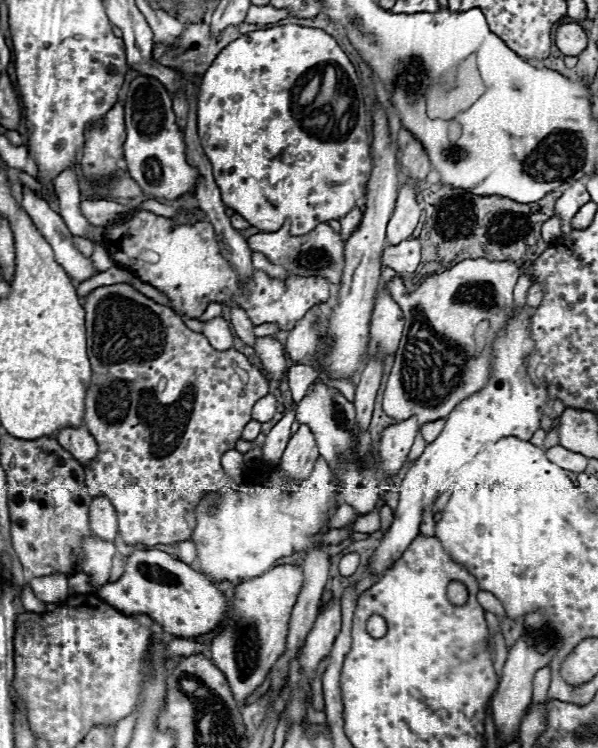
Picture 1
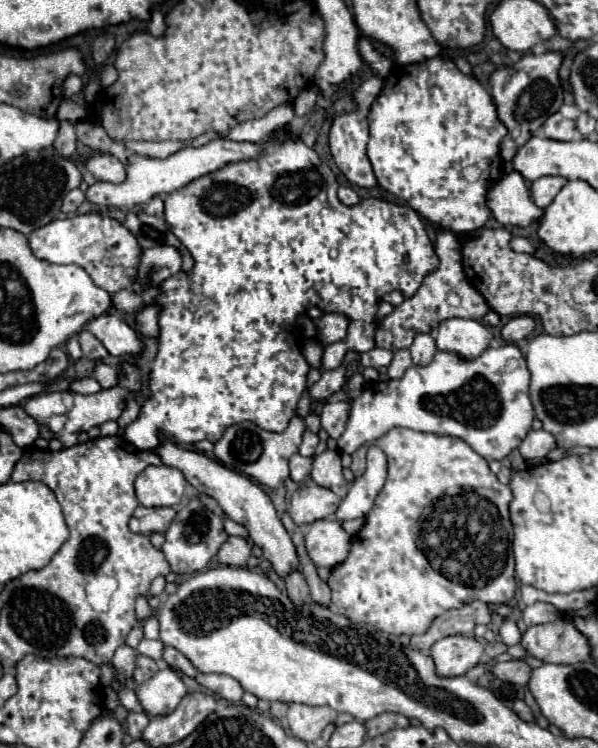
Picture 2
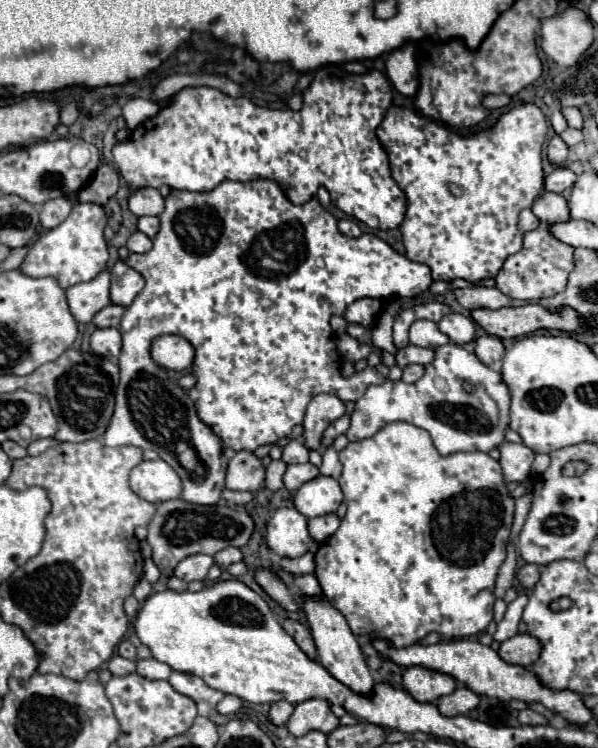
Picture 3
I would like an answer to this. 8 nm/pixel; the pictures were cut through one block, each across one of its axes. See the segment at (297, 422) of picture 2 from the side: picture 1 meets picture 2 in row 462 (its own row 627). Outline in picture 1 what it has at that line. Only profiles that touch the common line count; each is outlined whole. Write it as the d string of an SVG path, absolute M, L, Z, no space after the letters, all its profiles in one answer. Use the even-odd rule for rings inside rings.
M284 564L236 586L236 594L230 600L228 618L210 650L212 660L224 672L238 706L246 704L246 698L266 680L270 668L284 652L290 614L302 582L302 568L298 564Z

